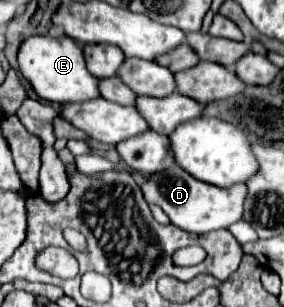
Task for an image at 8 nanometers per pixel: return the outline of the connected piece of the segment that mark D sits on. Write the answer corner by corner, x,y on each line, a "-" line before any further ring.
174,164
174,168
168,168
164,172
150,174
142,182
140,188
142,188
148,204
158,204
174,226
178,226
186,232
192,232
192,234
206,234
212,230
228,228
230,224
238,222
242,218
242,204
246,198
244,184
232,184
232,188
212,186
212,184
192,178
188,172
184,172
176,164

